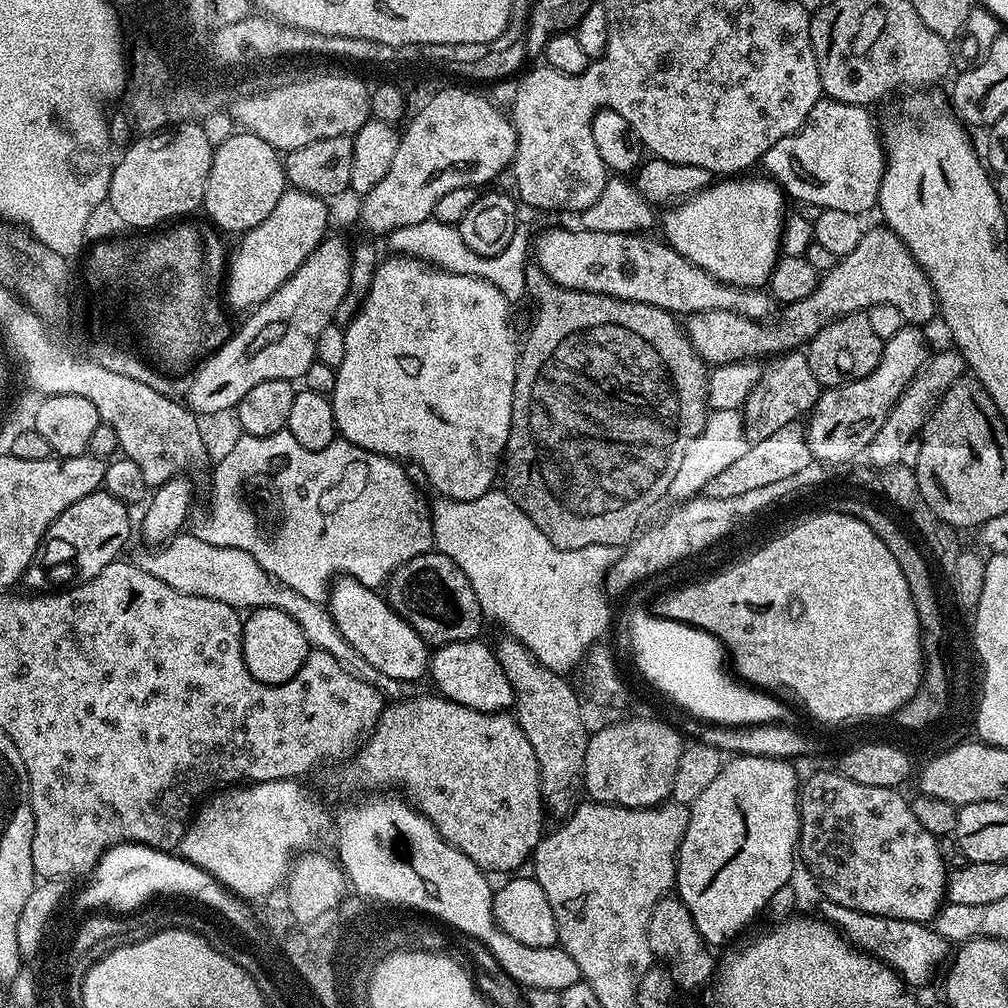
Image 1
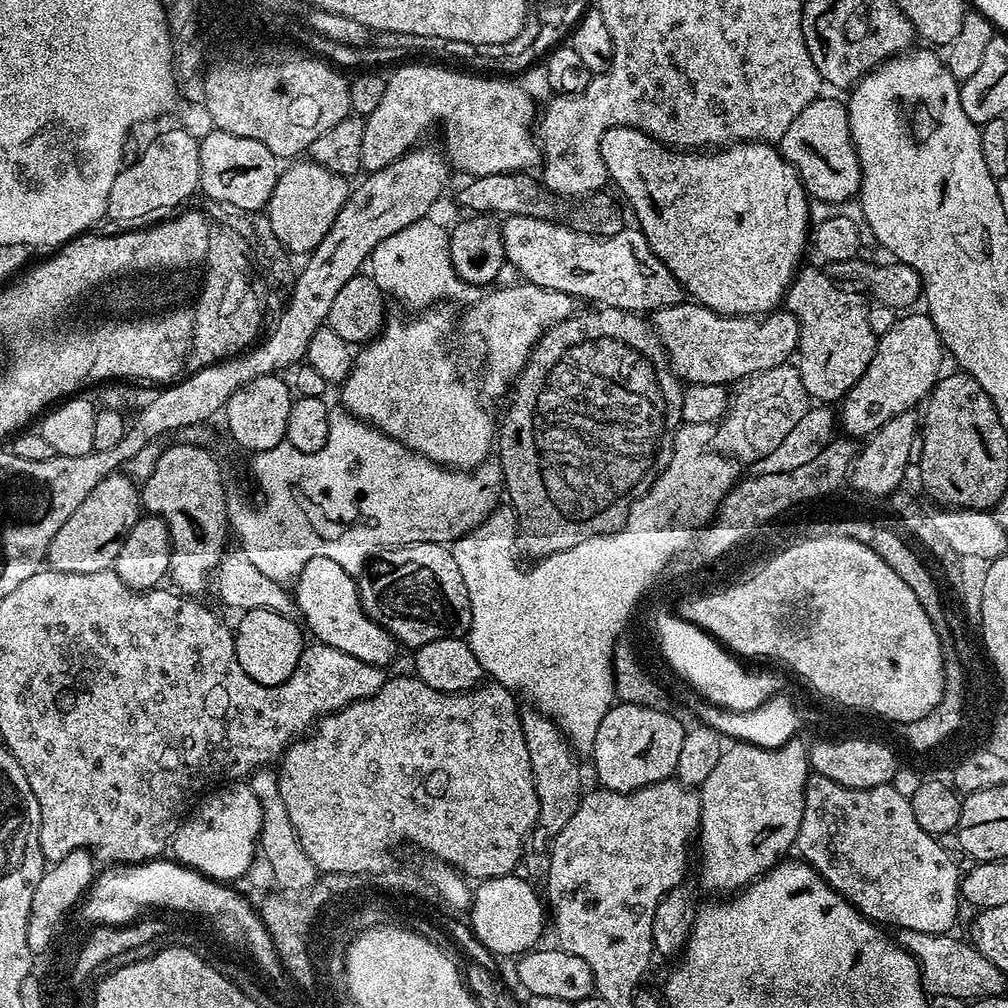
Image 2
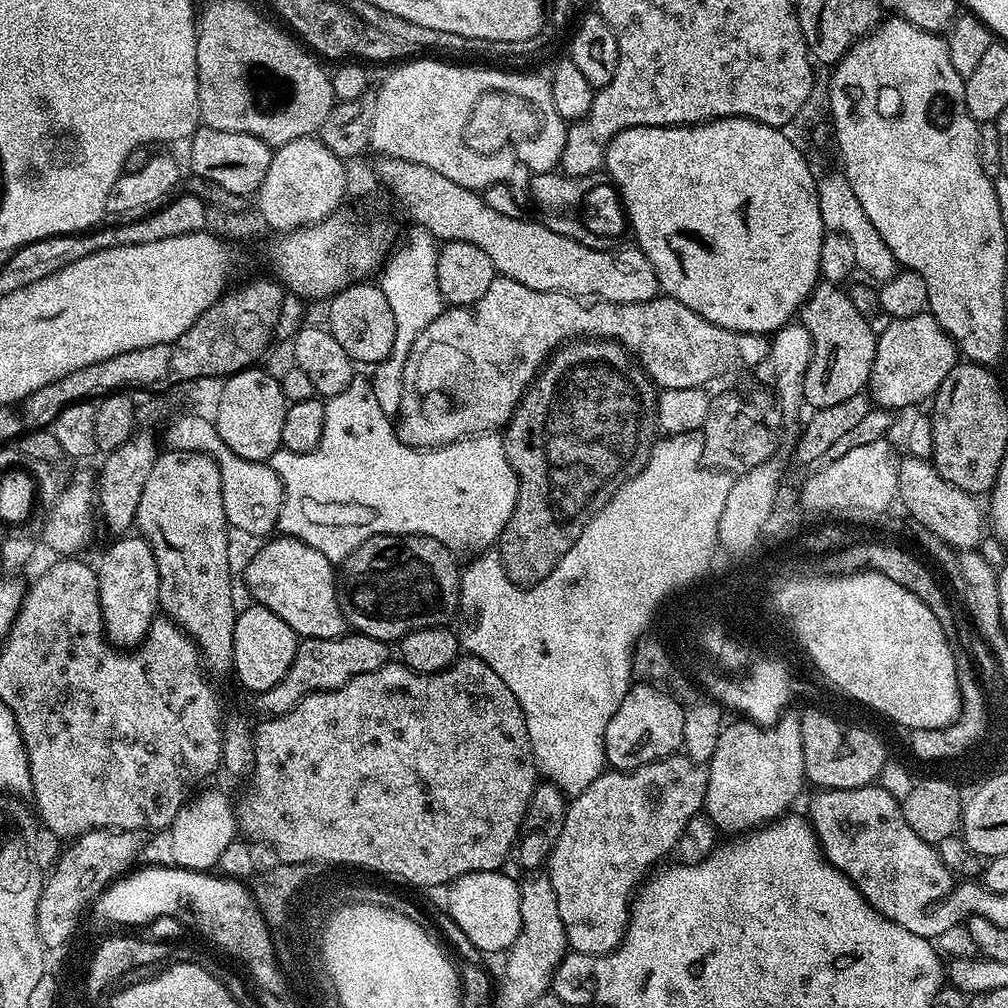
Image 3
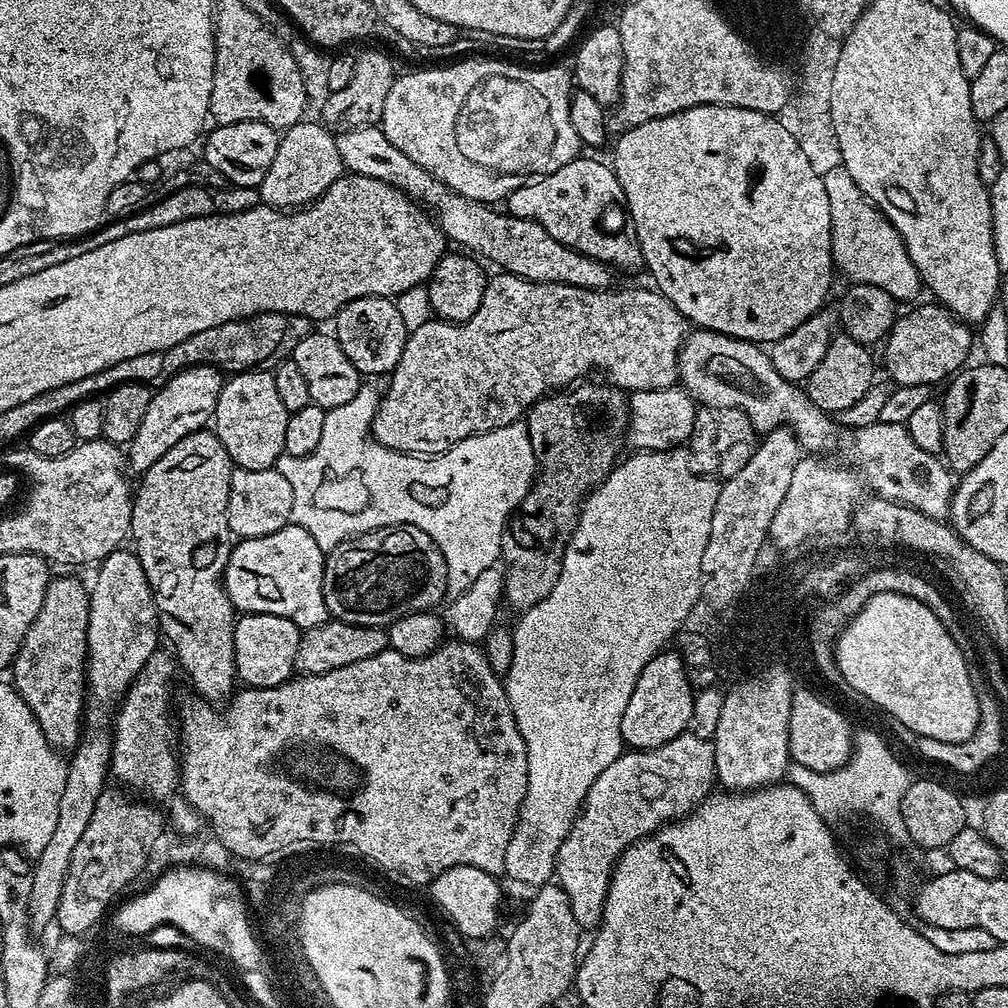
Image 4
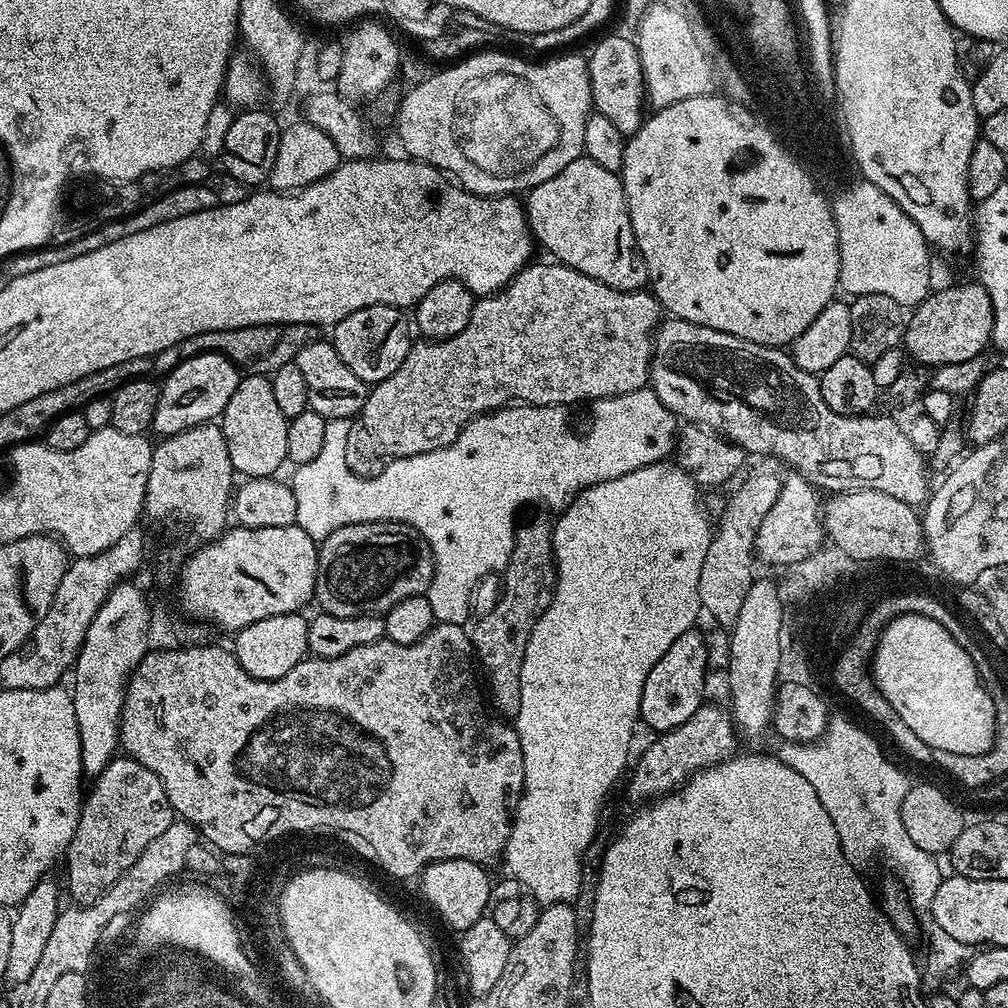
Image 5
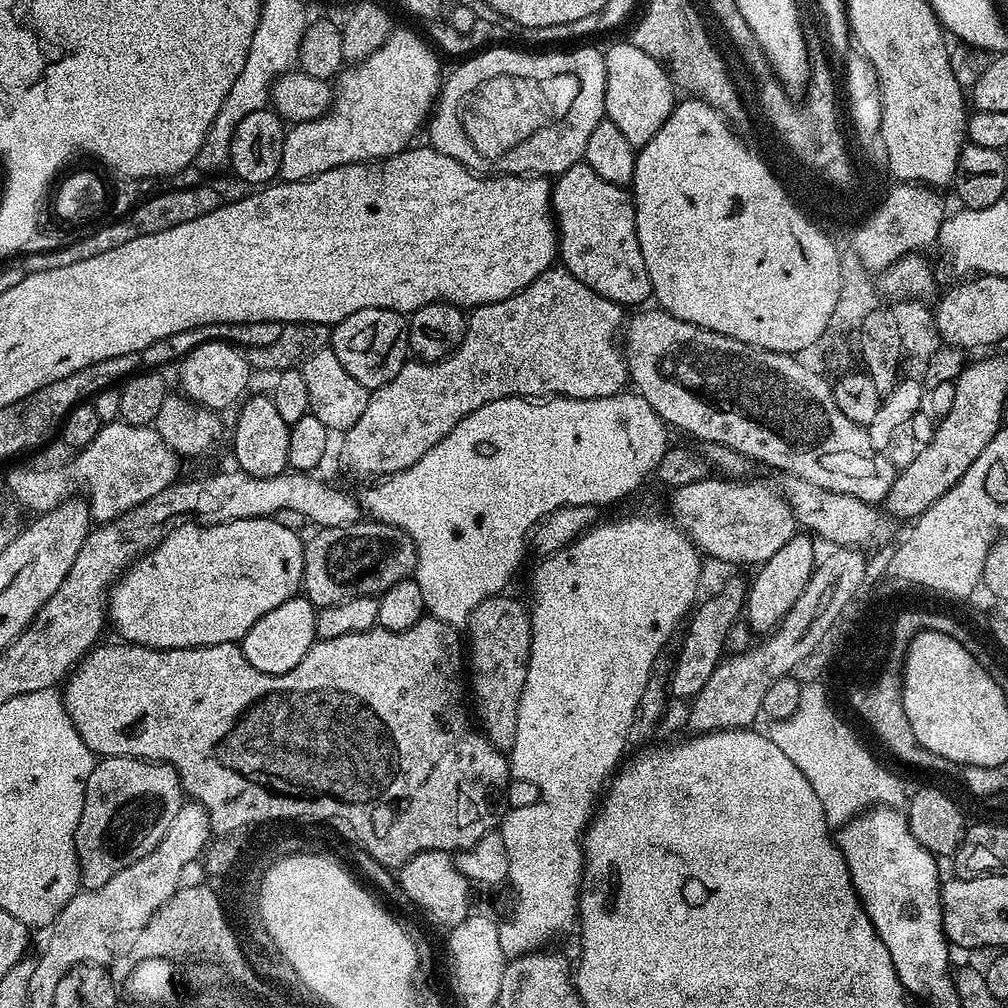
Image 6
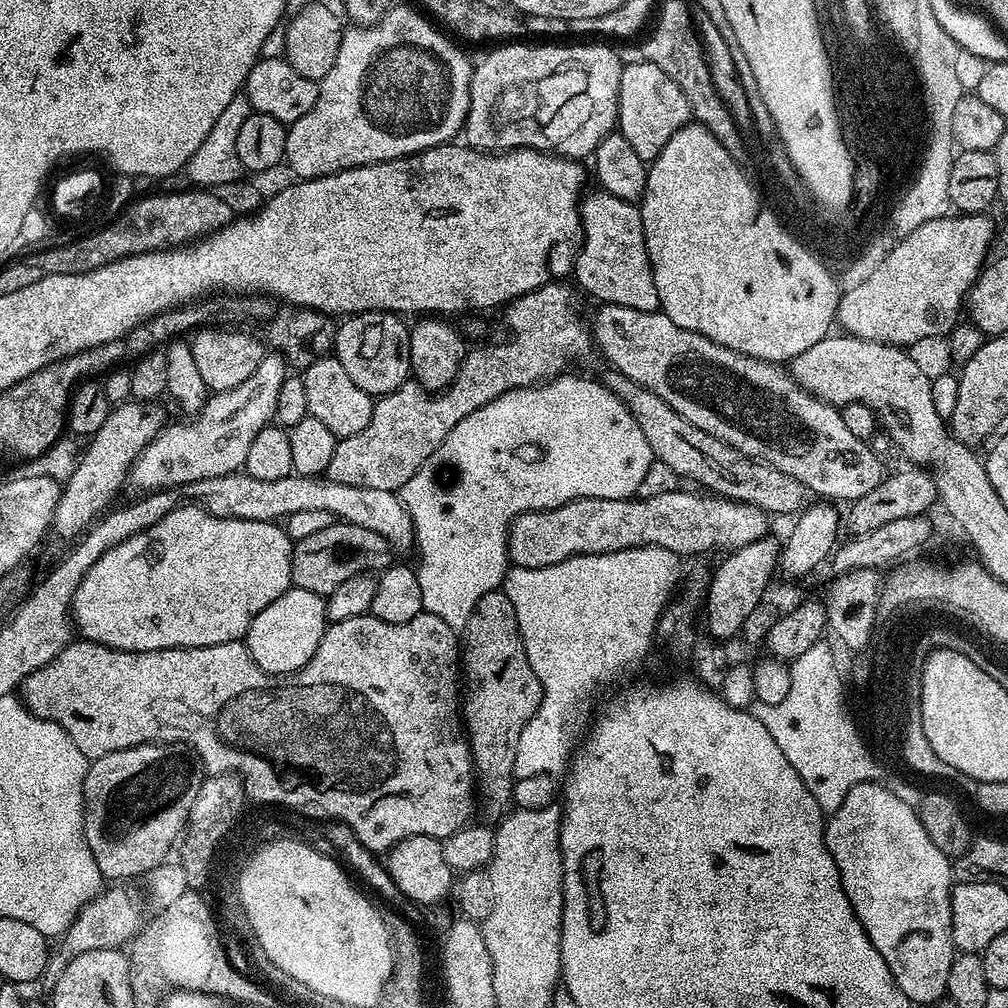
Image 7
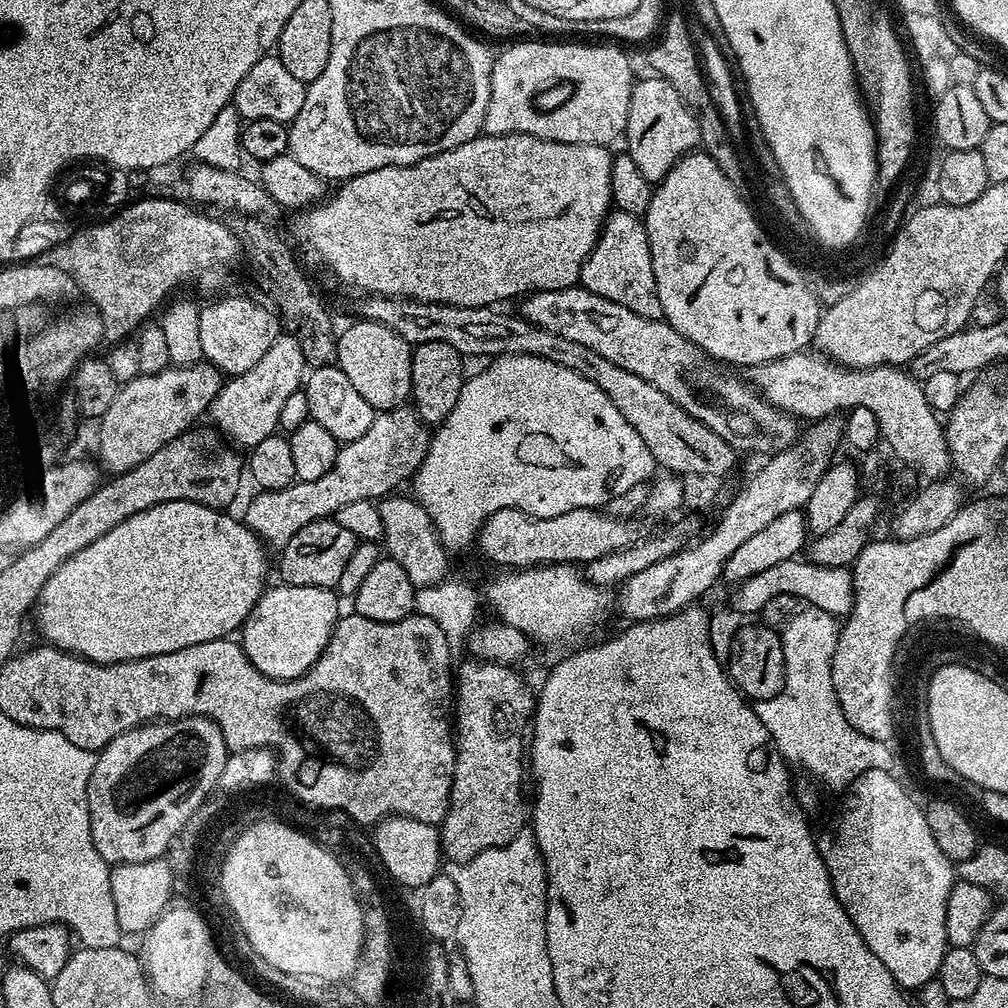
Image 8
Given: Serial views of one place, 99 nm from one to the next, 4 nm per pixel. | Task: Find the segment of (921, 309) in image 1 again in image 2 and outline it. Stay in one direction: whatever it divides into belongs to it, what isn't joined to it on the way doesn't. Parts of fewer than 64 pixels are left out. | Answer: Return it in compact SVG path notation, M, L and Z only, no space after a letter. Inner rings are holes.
M681 302L658 309L651 317L650 323L656 330L656 337L666 350L673 372L685 385L735 385L736 381L750 374L758 374L762 370L774 370L774 366L789 363L800 342L800 327L796 316L787 310L773 310L762 316L724 316L695 302Z

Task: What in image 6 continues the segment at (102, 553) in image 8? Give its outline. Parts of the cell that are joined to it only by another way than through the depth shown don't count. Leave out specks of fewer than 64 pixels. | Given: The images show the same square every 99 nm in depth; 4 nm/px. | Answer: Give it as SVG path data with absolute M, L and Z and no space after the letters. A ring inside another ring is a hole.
M259 516L245 520L231 520L225 524L202 524L199 522L180 522L160 539L151 550L137 556L127 568L121 572L106 596L106 616L114 627L120 631L119 639L129 644L141 644L147 648L205 648L211 644L234 644L243 641L244 636L262 618L262 614L270 614L274 606L282 606L282 602L291 600L301 591L304 583L304 545L301 533L282 526L276 518Z

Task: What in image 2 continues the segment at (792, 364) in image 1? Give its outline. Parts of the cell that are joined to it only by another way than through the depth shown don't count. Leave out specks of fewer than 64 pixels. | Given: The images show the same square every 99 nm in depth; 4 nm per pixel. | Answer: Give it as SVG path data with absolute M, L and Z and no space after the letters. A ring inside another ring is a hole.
M791 363L774 366L774 370L762 370L736 381L734 392L728 411L719 421L714 448L720 455L745 465L748 463L748 466L755 465L757 460L766 458L772 450L777 449L786 434L790 434L790 430L802 422L802 414L806 414L810 407L810 398L802 386L800 369ZM764 396L772 396L772 412Z

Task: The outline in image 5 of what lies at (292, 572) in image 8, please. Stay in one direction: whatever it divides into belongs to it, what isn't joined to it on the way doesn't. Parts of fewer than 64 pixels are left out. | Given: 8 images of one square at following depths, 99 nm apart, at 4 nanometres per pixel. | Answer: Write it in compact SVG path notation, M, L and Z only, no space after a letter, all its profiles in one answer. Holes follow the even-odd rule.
M379 520L373 524L347 524L319 541L314 600L321 604L319 607L323 611L338 618L383 616L398 602L402 602L402 598L425 595L434 573L436 563L426 538L422 538L422 534L409 524L393 524L390 520Z

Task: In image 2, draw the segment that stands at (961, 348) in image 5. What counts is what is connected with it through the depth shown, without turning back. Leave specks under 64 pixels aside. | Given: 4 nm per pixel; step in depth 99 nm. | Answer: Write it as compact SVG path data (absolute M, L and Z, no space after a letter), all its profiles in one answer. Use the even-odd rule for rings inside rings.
M918 311L901 315L901 320L879 333L874 358L870 358L866 374L844 395L844 409L838 412L838 424L845 437L871 437L873 432L886 426L890 418L913 411L919 400L920 403L927 401L928 393L935 388L942 375L940 367L946 361L946 349L934 322L923 311Z

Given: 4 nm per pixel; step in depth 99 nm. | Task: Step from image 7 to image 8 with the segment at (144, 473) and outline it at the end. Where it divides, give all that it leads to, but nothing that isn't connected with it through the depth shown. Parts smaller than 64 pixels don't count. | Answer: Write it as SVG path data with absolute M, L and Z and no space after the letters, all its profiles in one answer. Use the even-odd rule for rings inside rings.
M281 334L276 341L240 376L231 377L221 383L220 393L214 398L210 417L217 424L219 435L237 449L250 450L262 442L262 438L273 435L279 429L279 414L286 398L301 391L306 376L305 354L295 336ZM220 427L220 428L219 428ZM228 439L228 440L227 440ZM236 444L237 445L236 445Z

